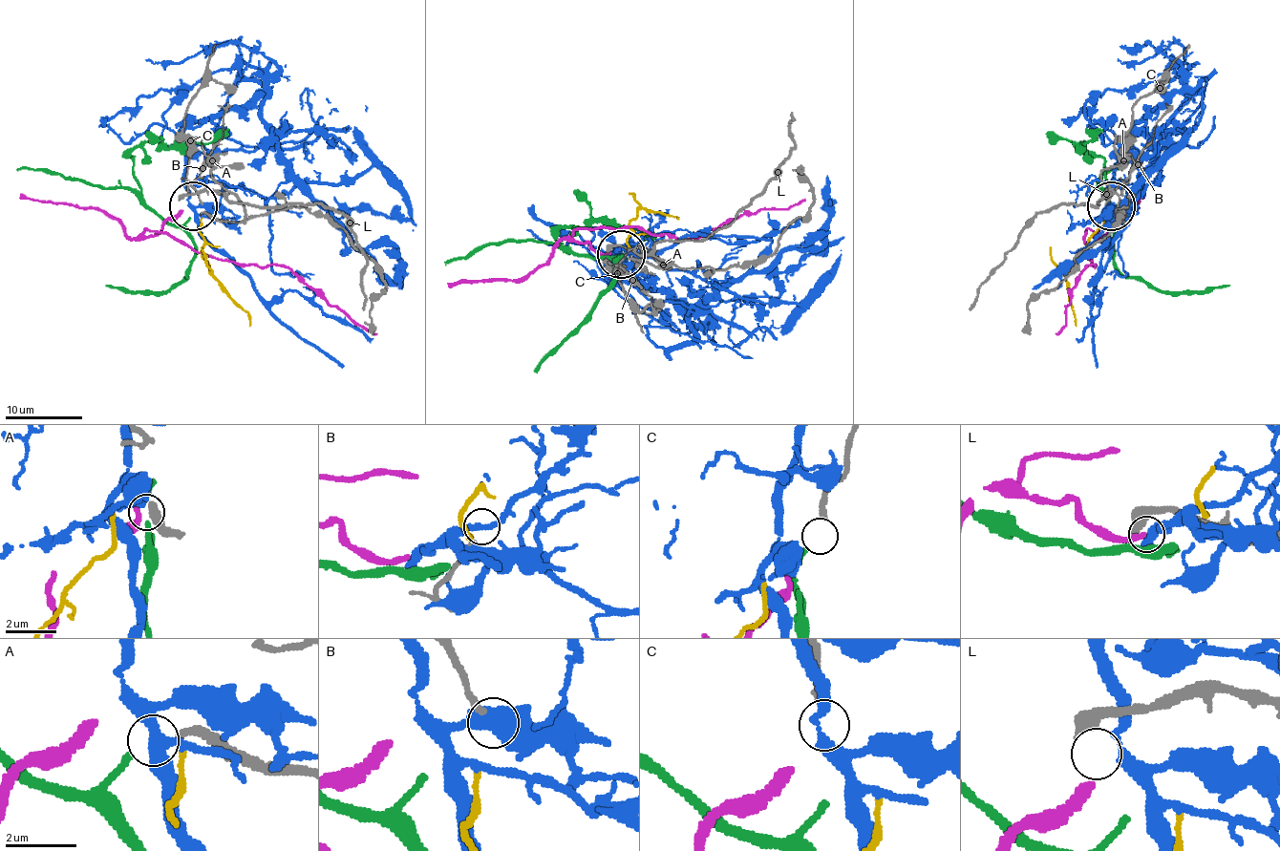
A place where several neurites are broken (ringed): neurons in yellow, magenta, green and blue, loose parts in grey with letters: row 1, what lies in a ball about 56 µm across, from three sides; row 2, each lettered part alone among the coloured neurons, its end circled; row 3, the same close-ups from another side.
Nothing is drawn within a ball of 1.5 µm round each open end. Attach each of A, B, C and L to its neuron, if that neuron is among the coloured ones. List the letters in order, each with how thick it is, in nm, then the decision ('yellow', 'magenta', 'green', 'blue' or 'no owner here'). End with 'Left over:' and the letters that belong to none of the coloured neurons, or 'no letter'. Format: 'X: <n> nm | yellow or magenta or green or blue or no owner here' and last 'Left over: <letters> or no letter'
A: 220 nm | no owner here
B: 170 nm | no owner here
C: 240 nm | green
L: 340 nm | magenta
Left over: A, B

